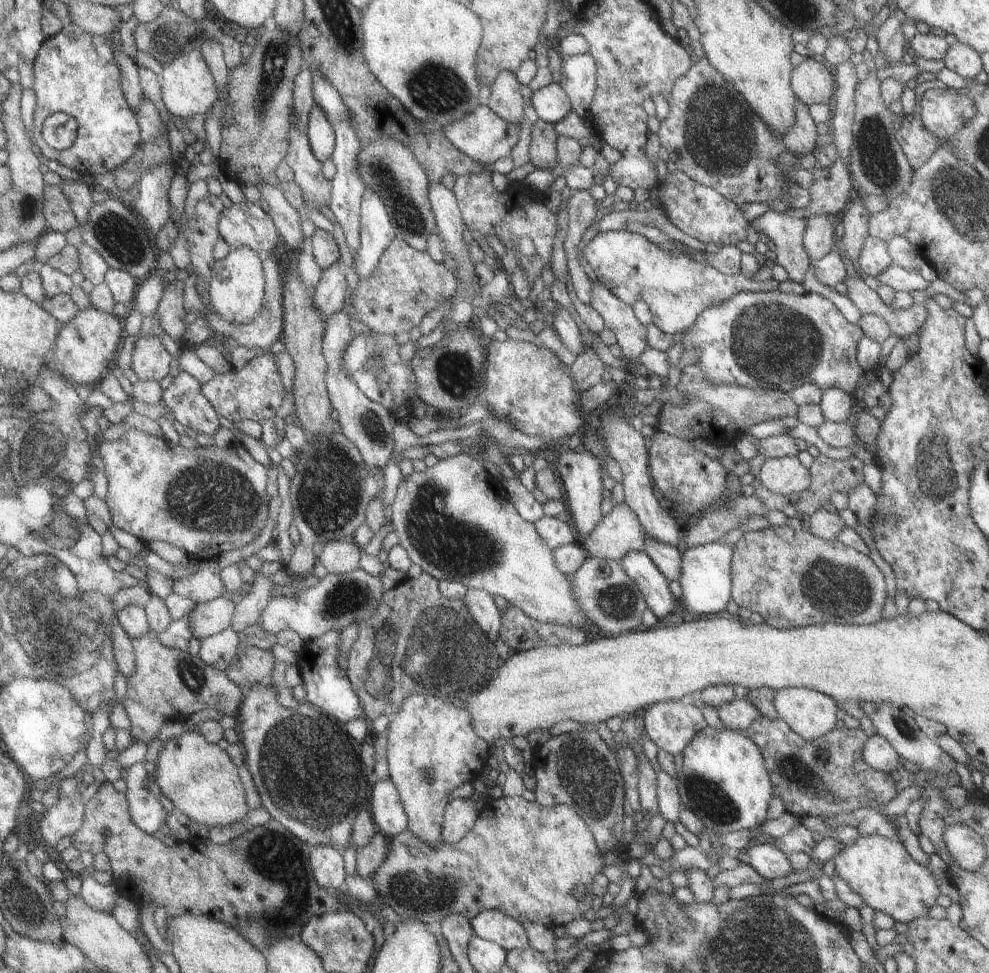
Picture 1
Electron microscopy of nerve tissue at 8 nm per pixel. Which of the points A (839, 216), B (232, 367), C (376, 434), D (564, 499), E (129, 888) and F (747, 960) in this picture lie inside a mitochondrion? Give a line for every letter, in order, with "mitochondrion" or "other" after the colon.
A: other
B: other
C: other
D: other
E: other
F: mitochondrion

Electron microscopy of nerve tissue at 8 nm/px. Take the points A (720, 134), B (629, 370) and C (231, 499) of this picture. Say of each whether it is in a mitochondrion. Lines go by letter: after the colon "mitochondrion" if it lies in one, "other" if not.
A: mitochondrion
B: other
C: mitochondrion

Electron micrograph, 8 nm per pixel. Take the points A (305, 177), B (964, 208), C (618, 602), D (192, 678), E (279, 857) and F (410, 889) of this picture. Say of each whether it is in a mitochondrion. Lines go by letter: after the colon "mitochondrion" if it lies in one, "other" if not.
A: other
B: mitochondrion
C: mitochondrion
D: mitochondrion
E: mitochondrion
F: mitochondrion

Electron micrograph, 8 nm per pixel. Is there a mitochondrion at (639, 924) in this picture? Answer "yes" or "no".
no

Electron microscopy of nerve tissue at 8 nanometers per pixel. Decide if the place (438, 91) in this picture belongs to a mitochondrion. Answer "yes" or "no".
yes

